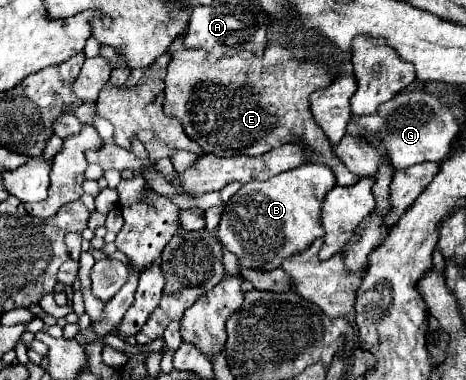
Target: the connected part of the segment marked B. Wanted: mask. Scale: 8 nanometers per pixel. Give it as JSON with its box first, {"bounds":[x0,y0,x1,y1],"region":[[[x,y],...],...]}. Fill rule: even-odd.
{"bounds":[217,163,333,267],"region":[[[305,163],[261,183],[251,181],[225,203],[217,237],[231,253],[239,257],[243,267],[279,267],[285,257],[295,255],[311,241],[325,235],[319,225],[319,211],[321,199],[333,189],[333,185],[333,171],[317,163]]]}

